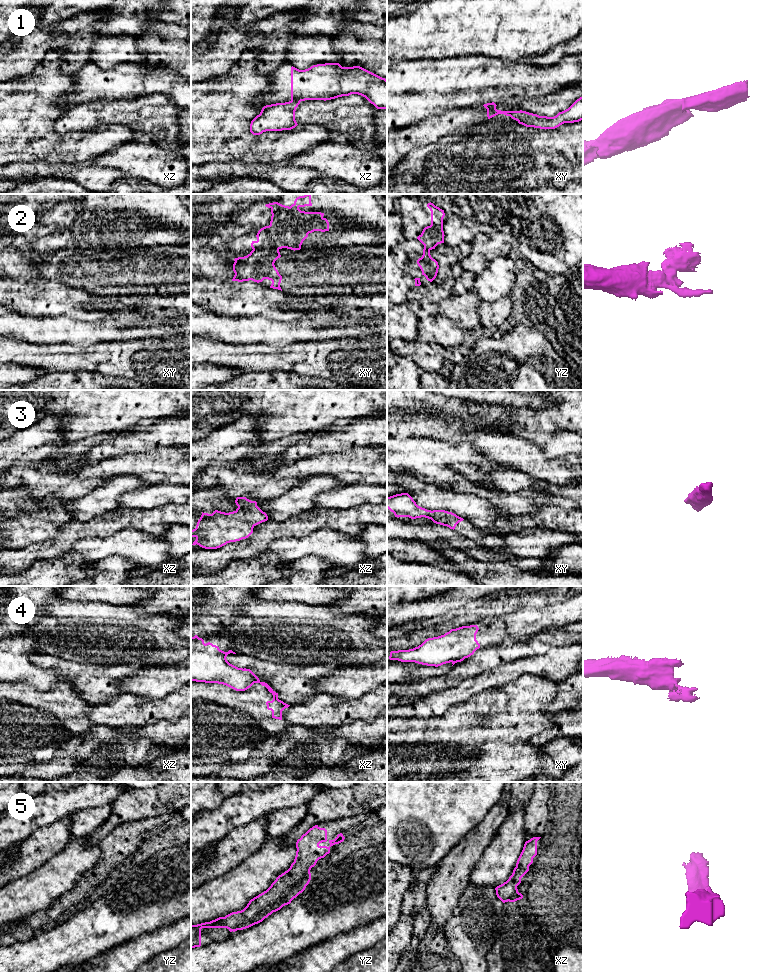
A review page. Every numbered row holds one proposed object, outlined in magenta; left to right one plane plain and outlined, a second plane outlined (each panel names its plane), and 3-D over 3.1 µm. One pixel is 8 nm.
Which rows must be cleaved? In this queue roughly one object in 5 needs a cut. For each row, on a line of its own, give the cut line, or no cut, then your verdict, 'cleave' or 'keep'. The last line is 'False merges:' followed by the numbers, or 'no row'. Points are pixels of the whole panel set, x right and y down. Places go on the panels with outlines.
1: cut in xz along (300, 100), (291, 101); cleave
2: cut in xy along (278, 248), (255, 248), (253, 250); cleave
3: no cut; keep
4: cut in xz along (259, 681), (256, 682); cleave
5: no cut; keep
False merges: 1, 2, 4

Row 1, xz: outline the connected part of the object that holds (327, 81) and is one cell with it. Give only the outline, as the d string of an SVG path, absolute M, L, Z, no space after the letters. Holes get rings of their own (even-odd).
M325 63L305 70L291 67L291 101L326 101L351 94L365 97L377 109L387 109L387 80L360 66Z

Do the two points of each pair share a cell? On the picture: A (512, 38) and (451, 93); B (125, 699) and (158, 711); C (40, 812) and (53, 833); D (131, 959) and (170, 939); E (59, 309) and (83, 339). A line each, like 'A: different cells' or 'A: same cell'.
A: different cells
B: same cell
C: different cells
D: same cell
E: different cells

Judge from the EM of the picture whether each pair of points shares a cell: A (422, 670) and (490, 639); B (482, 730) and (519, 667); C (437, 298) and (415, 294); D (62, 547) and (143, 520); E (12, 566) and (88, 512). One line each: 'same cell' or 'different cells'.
A: different cells
B: different cells
C: same cell
D: same cell
E: different cells

